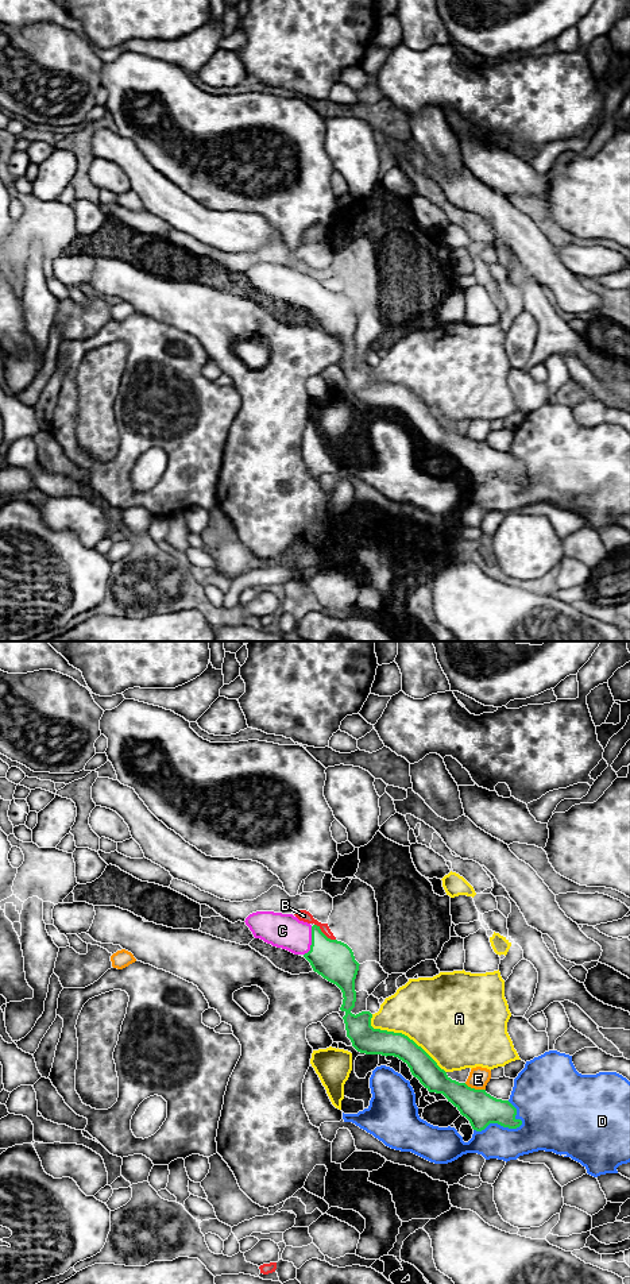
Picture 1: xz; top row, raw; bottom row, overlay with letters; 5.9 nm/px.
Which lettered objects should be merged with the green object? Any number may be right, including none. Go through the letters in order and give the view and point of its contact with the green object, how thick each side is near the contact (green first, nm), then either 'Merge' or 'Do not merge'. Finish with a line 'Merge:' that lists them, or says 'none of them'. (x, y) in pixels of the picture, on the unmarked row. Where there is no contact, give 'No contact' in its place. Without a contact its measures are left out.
A: Touches green at xz (404, 386). Thickness 170 nm (green) against 460 nm. Do not merge
B: Touches green at xz (324, 286). Thickness 240 nm (green) against 70 nm. Do not merge
C: Touches green at xz (312, 293). Thickness 240 nm (green) against 200 nm. Merge
D: Touches green at xz (498, 475). Thickness 200 nm (green) against 240 nm. Do not merge
E: Touches green at xz (474, 440). Thickness 200 nm (green) against 120 nm. Do not merge
Merge: C

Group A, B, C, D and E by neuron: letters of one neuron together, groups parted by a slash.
A / B / C / D / E

